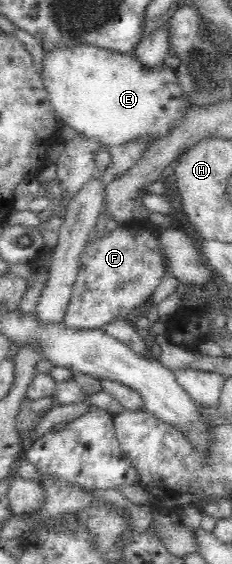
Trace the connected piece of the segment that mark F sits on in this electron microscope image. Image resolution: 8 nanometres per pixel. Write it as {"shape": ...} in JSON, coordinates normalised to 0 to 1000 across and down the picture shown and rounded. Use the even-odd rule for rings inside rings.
{"shape":[[[578,390],[582,397],[565,397],[560,394],[547,399],[513,399],[496,411],[478,411],[478,415],[461,415],[453,422],[388,424],[384,431],[358,441],[358,447],[345,454],[341,466],[341,482],[323,498],[323,511],[315,511],[315,521],[306,528],[306,535],[297,535],[293,550],[280,555],[272,573],[289,576],[289,580],[306,583],[405,583],[405,582],[440,582],[466,571],[478,571],[504,557],[522,557],[522,553],[565,553],[578,548],[591,548],[591,553],[621,546],[634,539],[651,537],[647,527],[655,525],[664,512],[685,504],[685,496],[694,496],[694,489],[703,486],[720,486],[720,473],[711,473],[711,459],[703,459],[703,452],[694,452],[694,445],[685,445],[685,426],[664,418],[664,408],[655,404],[677,404],[681,397],[655,390],[616,390],[591,392]]]}

